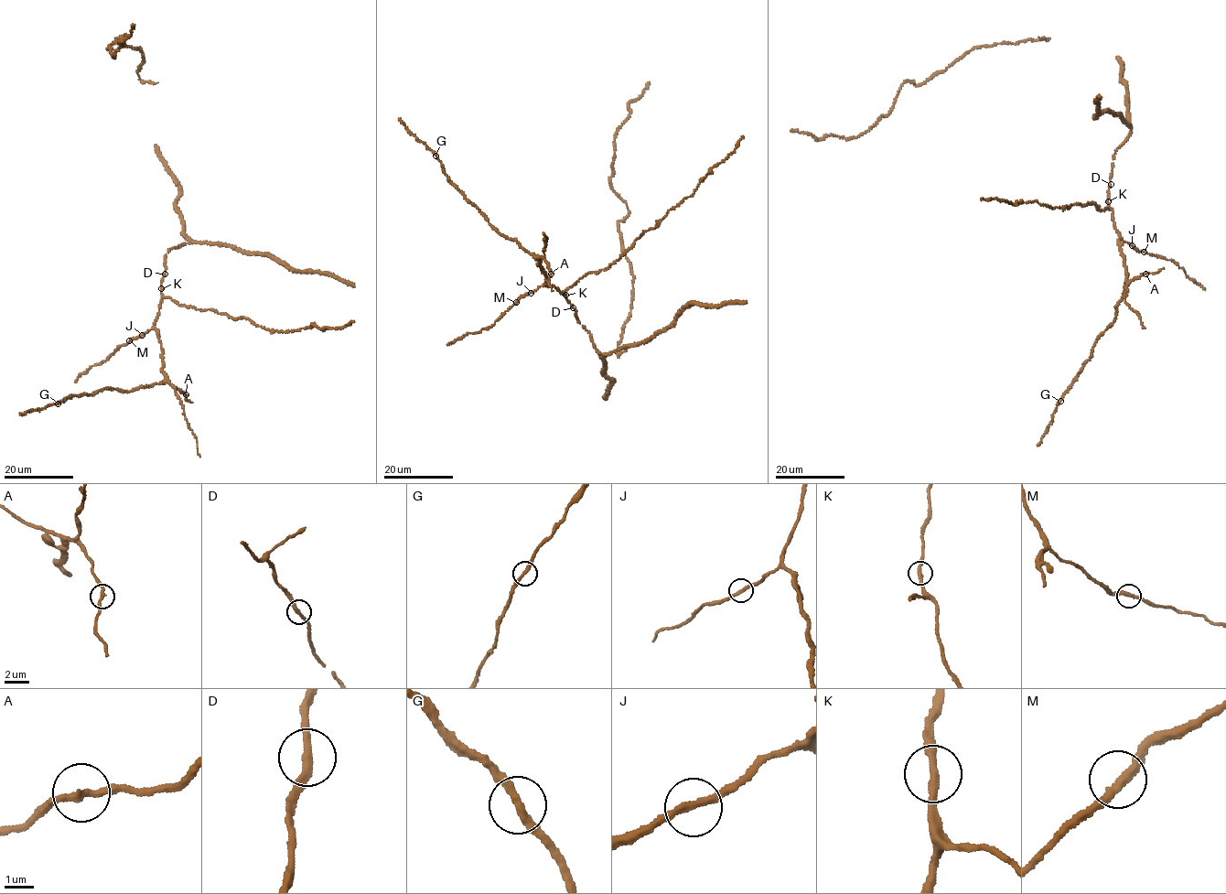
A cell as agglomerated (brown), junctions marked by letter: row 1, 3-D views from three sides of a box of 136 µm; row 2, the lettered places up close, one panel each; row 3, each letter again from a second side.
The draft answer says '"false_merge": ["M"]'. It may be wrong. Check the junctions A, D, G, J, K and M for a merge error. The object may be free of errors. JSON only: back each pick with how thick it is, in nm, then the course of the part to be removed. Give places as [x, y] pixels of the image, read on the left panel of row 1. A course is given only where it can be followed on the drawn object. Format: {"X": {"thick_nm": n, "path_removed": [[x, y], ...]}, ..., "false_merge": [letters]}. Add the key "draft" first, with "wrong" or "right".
{"draft": "wrong", "false_merge": []}

